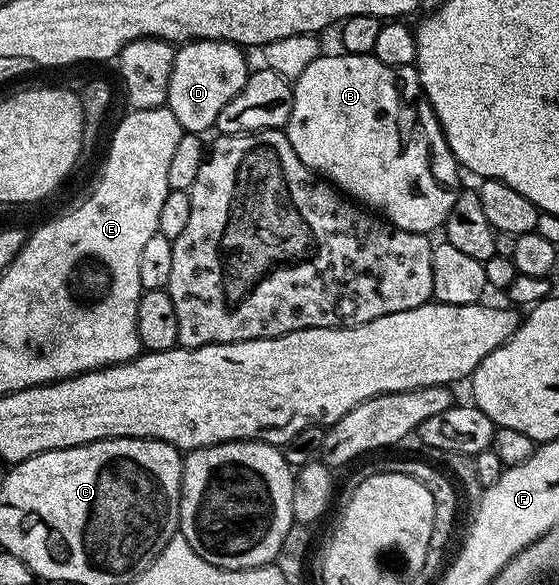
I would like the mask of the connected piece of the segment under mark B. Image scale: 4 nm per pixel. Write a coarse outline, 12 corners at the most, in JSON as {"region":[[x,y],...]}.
{"region":[[322,54],[287,135],[408,232],[444,229],[457,159],[416,67]]}

